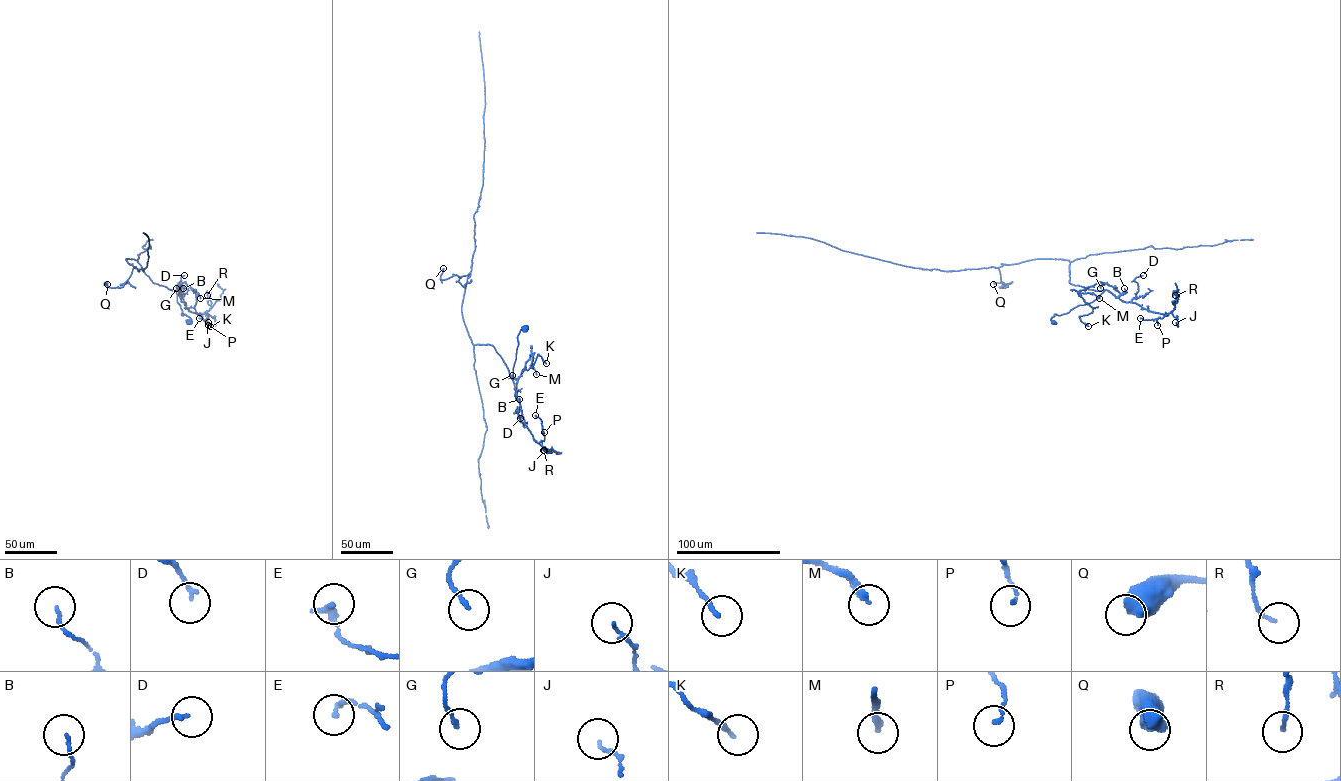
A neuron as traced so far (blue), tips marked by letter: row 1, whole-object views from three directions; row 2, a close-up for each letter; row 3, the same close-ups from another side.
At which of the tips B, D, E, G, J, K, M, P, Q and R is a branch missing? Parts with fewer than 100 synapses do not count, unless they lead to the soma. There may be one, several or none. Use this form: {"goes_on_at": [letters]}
{"goes_on_at": []}

